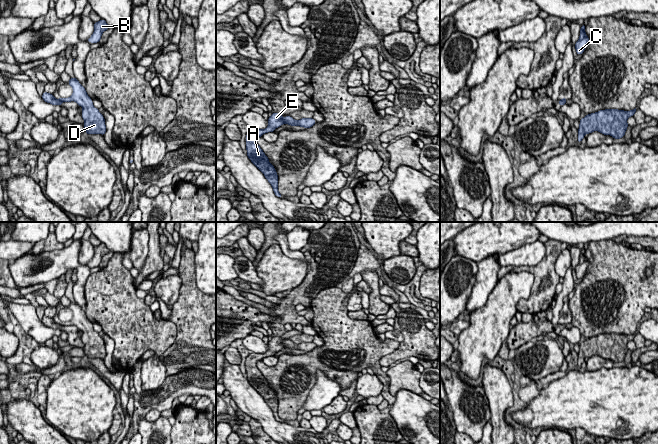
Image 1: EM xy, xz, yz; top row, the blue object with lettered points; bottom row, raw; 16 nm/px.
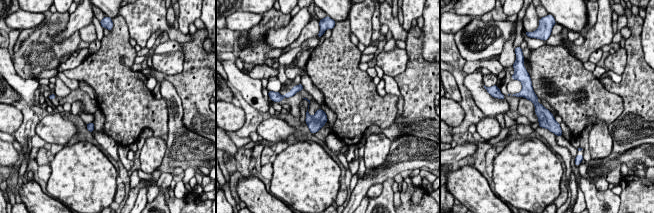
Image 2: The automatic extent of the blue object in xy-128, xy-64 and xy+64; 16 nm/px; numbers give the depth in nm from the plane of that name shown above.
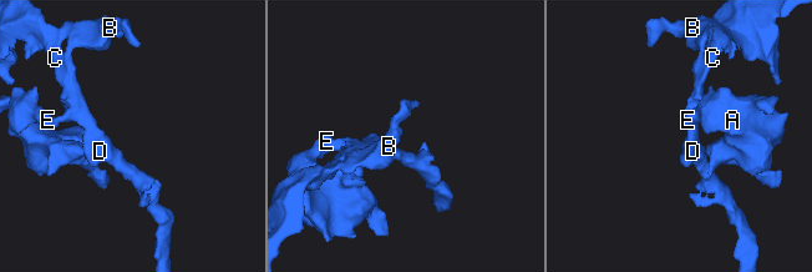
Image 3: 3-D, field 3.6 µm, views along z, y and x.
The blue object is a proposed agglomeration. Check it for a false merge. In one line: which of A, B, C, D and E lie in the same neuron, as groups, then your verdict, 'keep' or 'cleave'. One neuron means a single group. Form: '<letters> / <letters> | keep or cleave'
A E / B C D | cleave

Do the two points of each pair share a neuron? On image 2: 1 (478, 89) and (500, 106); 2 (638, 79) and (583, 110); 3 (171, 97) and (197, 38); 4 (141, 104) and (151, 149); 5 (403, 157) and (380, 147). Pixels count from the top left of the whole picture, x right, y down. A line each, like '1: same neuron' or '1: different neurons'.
1: same neuron
2: different neurons
3: different neurons
4: different neurons
5: different neurons

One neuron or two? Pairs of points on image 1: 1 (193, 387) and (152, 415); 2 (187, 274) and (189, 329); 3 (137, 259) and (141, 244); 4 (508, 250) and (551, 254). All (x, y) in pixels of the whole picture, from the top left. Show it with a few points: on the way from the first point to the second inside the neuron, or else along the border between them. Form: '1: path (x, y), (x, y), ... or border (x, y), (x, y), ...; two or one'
1: border (160, 411), (151, 409), (144, 416); two
2: path (189, 288), (189, 315); one
3: path (137, 255), (139, 248); one
4: border (544, 243), (545, 256), (533, 266); two

